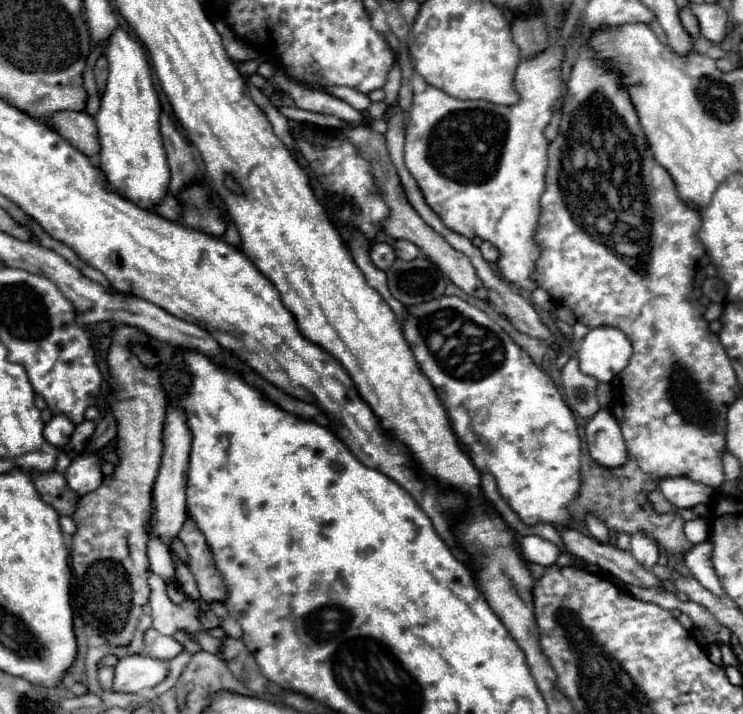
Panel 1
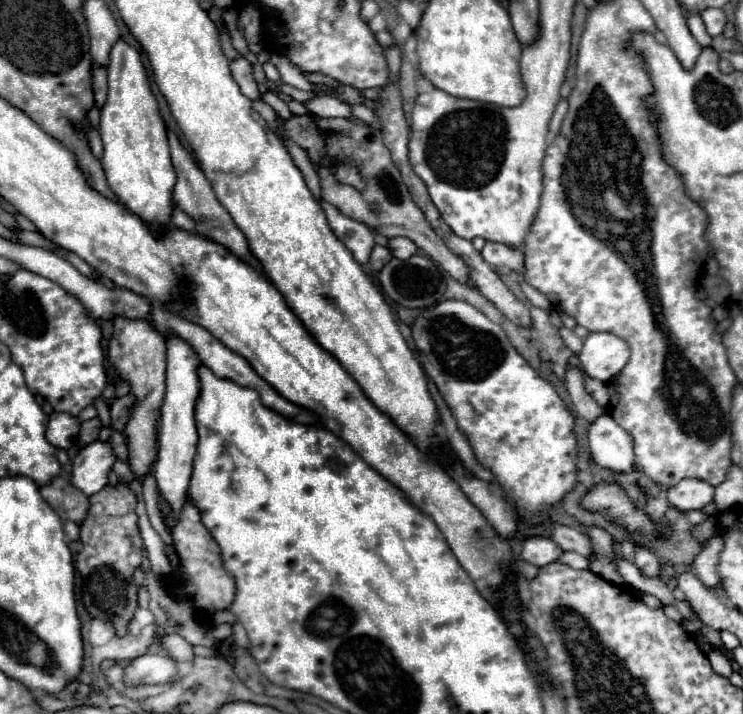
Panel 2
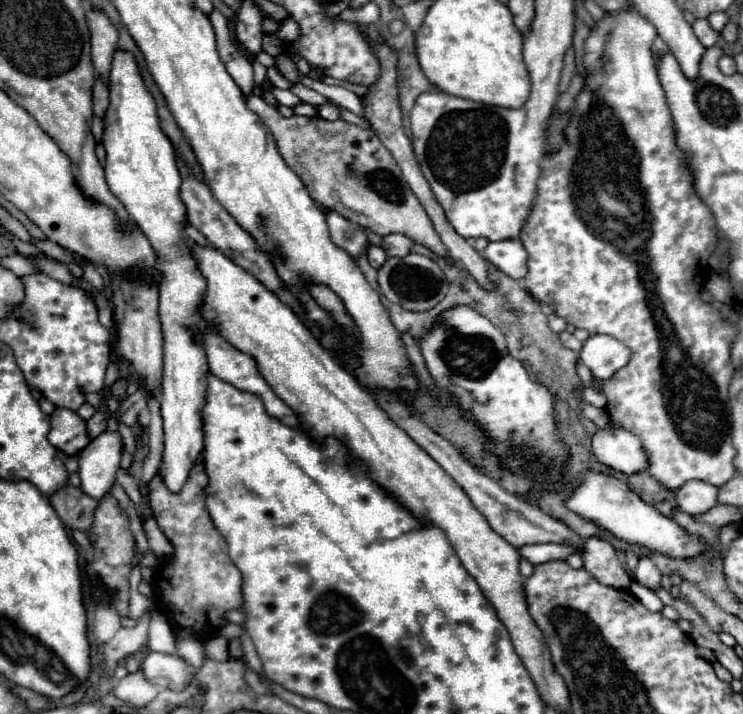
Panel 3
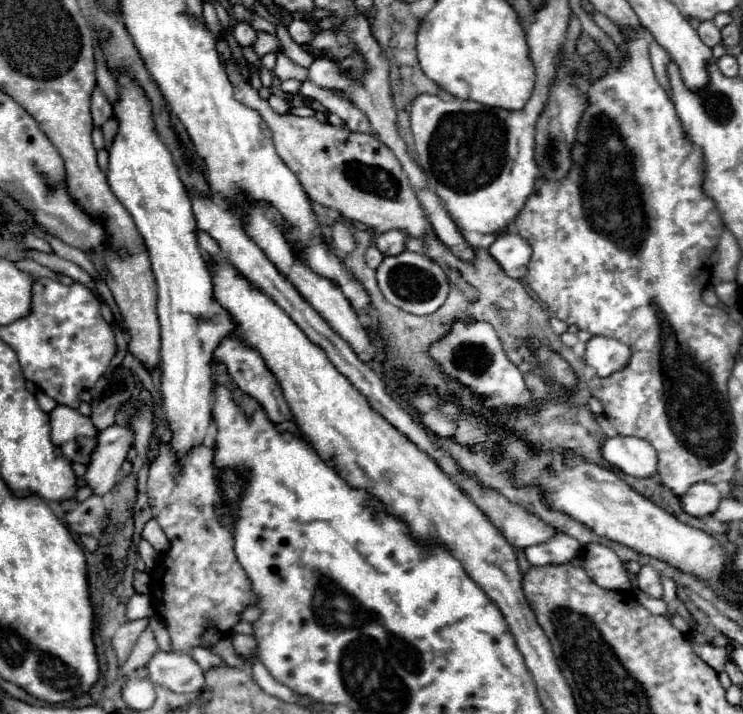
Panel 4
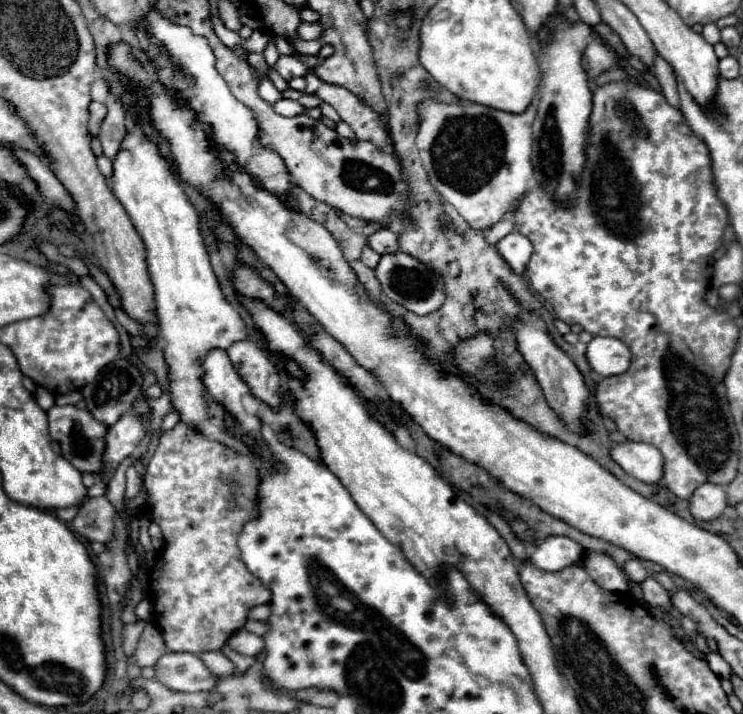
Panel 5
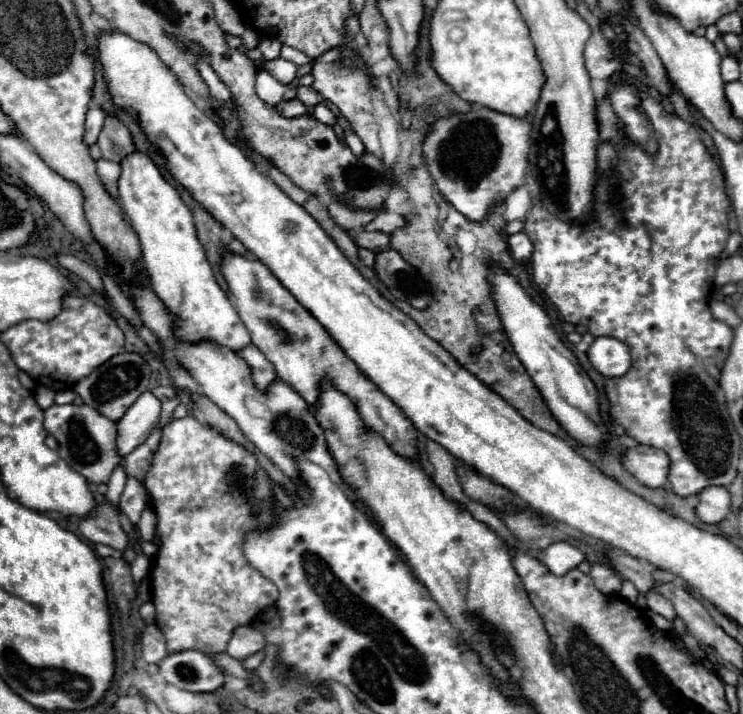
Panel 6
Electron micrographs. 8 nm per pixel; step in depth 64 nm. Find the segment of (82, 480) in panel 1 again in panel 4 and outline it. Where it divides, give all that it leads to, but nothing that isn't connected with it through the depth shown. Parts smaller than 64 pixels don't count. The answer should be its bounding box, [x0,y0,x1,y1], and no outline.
[84,424,134,496]

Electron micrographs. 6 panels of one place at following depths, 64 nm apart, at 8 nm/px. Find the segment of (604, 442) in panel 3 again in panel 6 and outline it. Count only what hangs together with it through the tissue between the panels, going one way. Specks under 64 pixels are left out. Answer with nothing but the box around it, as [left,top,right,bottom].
[624,446,668,488]

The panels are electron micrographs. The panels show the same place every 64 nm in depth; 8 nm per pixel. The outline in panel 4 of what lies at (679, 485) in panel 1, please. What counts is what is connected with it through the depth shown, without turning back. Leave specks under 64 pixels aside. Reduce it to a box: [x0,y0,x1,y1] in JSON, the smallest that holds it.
[682,482,724,518]

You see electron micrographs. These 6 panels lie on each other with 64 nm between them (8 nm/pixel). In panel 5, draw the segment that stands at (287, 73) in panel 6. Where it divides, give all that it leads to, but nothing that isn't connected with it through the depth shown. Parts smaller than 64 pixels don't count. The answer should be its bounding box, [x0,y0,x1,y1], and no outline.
[274,56,308,82]

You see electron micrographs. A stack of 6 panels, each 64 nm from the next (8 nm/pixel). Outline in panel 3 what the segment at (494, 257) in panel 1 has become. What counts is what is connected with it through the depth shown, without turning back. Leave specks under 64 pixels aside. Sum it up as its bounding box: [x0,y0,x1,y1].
[482,238,528,280]

